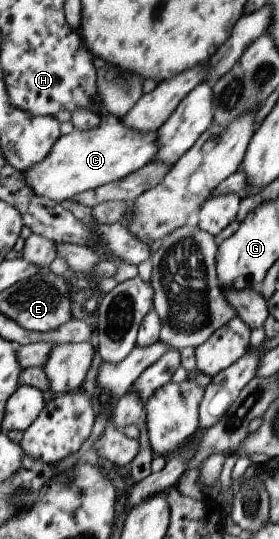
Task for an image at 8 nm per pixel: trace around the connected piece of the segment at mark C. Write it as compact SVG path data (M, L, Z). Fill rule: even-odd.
M119 119L102 120L91 130L80 131L73 128L69 134L59 134L48 153L42 159L21 172L22 180L35 196L60 203L61 201L69 200L73 195L89 189L93 190L98 186L127 176L130 172L136 171L143 165L153 161L155 151L154 131L140 133L124 127Z

